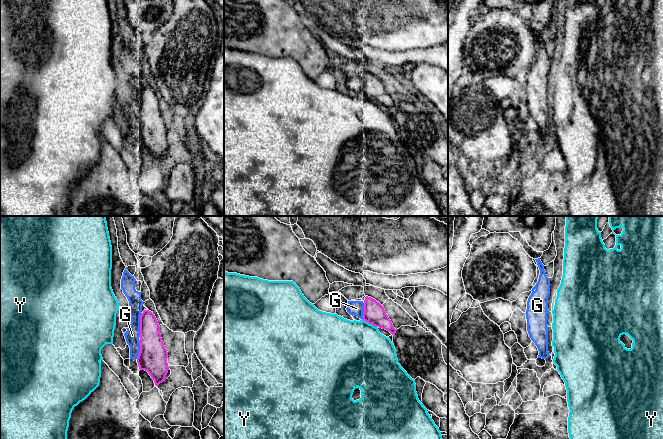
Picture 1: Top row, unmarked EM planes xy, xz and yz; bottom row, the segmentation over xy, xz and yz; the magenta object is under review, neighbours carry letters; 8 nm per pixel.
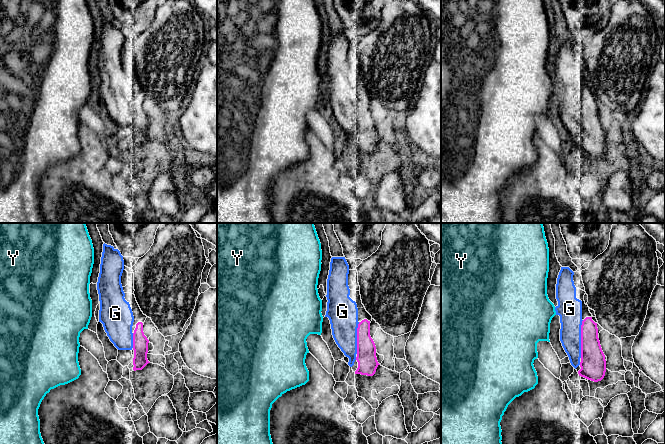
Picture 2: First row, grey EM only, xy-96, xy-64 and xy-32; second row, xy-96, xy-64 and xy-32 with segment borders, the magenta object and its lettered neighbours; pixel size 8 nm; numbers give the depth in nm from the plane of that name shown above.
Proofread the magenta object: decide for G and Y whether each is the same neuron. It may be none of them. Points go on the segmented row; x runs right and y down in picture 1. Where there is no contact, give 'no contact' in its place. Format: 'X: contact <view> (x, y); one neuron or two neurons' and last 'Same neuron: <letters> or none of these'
G: contact xy (140, 325); one neuron
Y: contact xz (369, 323); two neurons
Same neuron: G

